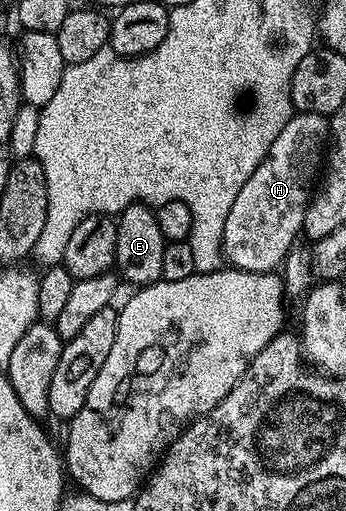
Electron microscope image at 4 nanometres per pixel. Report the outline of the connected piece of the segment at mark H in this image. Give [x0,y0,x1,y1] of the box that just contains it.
[221,112,330,272]

